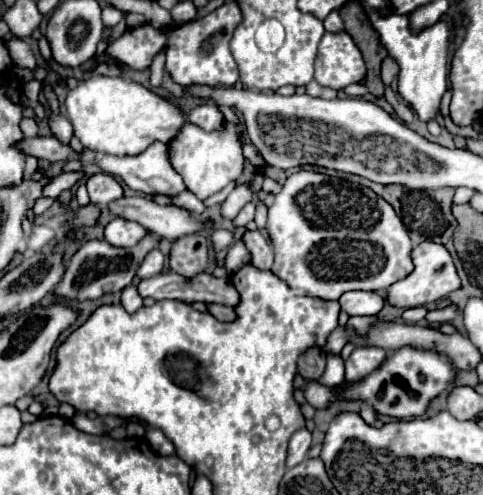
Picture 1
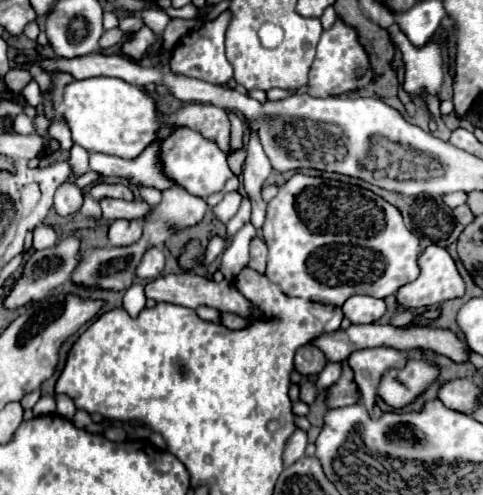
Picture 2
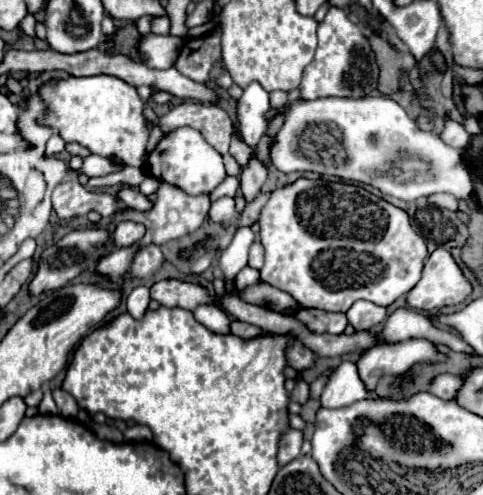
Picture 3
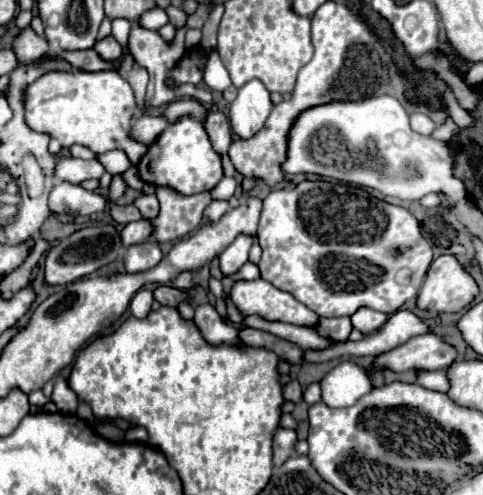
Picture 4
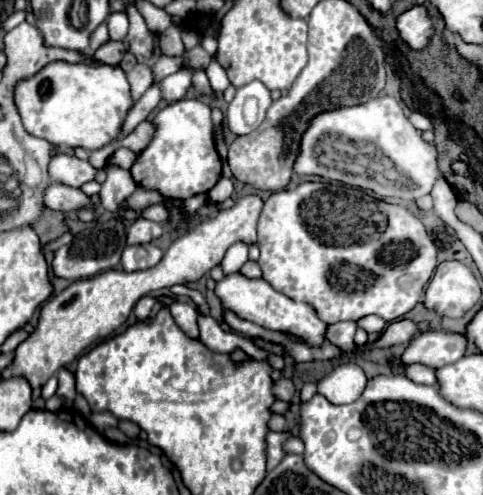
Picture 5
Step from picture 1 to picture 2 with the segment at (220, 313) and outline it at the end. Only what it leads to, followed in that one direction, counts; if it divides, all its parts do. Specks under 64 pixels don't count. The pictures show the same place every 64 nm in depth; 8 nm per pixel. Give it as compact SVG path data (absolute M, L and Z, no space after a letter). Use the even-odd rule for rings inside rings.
M222 314L222 324L230 330L244 330L248 328L248 320L236 316L236 314Z

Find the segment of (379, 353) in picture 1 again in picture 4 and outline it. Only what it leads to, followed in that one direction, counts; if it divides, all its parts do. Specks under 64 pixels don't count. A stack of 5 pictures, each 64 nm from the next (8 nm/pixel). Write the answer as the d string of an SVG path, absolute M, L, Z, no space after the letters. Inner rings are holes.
M422 334L410 338L406 344L384 352L376 358L374 368L392 368L392 370L444 370L448 368L458 356L458 350L448 344L438 334ZM404 366L404 368L402 368Z

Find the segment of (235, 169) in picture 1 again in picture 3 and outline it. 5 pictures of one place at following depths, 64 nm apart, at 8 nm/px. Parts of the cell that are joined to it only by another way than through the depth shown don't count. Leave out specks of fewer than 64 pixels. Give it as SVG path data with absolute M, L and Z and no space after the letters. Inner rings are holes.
M190 126L176 128L162 136L158 146L148 154L146 174L156 180L168 182L192 196L210 194L226 178L222 156L204 140L200 130Z

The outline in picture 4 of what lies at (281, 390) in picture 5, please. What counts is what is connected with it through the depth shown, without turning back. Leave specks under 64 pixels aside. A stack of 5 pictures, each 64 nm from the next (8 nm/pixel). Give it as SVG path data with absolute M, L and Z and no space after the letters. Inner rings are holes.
M292 380L292 382L284 384L282 392L284 392L284 400L290 400L290 402L300 402L302 400L302 388L300 388L298 380Z

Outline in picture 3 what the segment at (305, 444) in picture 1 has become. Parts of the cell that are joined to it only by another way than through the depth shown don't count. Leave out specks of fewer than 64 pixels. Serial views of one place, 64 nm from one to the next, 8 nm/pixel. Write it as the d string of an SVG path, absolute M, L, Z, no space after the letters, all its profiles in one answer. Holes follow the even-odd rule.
M288 428L284 432L284 436L280 436L280 444L278 444L278 464L284 466L290 460L294 460L300 454L300 446L302 446L302 432Z

